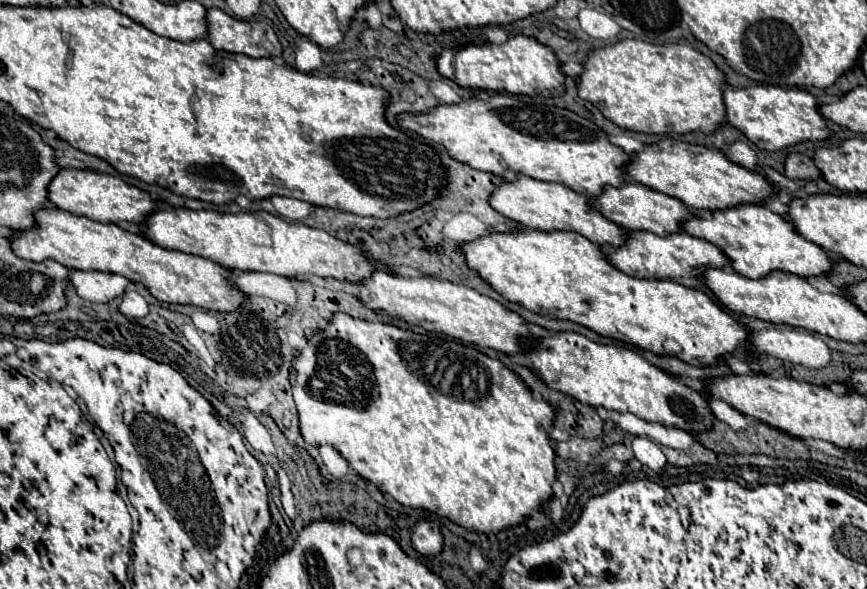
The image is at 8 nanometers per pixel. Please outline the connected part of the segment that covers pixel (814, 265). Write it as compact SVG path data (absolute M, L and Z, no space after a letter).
M738 205L734 209L714 211L710 219L696 215L684 223L684 231L718 245L730 257L730 265L736 273L750 279L762 279L770 271L788 271L800 277L822 277L834 267L828 251L804 239L792 221L762 205Z

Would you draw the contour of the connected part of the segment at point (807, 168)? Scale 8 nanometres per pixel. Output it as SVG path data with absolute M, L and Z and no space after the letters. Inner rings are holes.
M790 153L784 161L784 175L790 179L804 179L814 181L820 177L820 171L812 163L812 159L804 153Z

